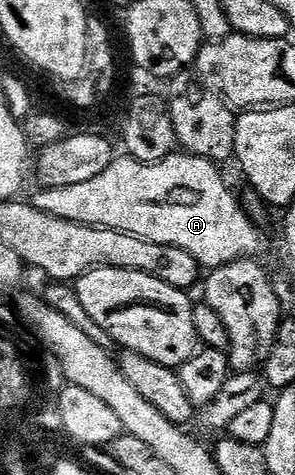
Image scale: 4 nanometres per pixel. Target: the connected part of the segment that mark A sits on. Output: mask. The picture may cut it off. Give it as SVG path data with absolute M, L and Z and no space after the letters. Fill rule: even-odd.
M177 151L164 161L147 165L127 155L115 161L90 183L74 183L65 189L44 189L30 204L44 213L94 225L101 229L121 229L150 243L169 245L194 255L205 270L229 265L231 261L252 259L260 249L257 222L245 211L241 198L232 194L213 162L189 157Z

